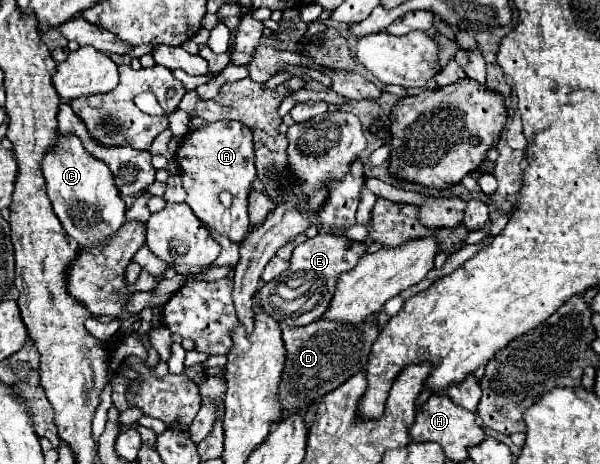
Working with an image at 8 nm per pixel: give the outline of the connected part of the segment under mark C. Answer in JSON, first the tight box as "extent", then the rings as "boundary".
{"extent":[40,134,126,246],"boundary":[[[58,134],[56,144],[52,144],[48,154],[42,158],[40,168],[54,214],[62,222],[66,234],[80,246],[106,242],[126,222],[126,204],[120,198],[110,168],[96,160],[82,146],[78,136]]]}

